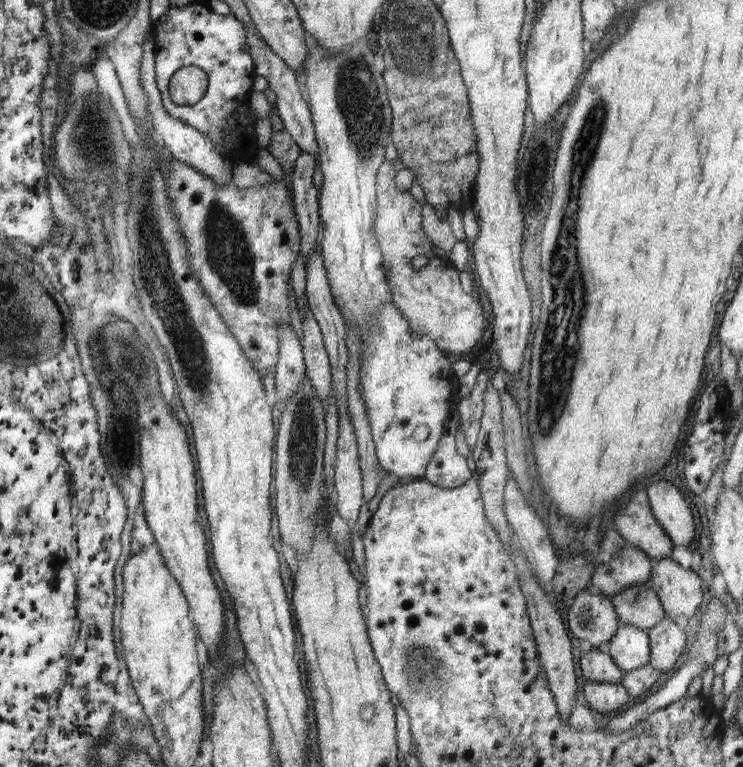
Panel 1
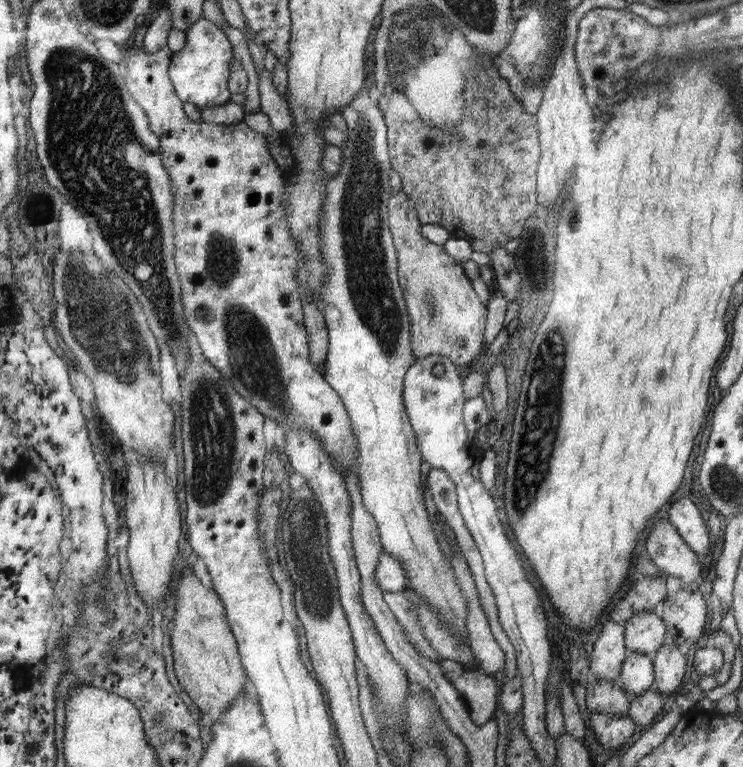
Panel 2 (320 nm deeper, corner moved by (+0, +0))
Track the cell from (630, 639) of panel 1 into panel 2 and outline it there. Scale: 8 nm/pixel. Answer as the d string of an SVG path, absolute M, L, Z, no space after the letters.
M628 651L622 667L619 683L631 698L642 695L652 686L655 670L650 656Z

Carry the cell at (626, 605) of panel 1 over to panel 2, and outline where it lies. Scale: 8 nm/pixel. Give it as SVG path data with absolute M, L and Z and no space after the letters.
M653 611L639 612L625 622L628 651L652 656L668 639L668 625Z

